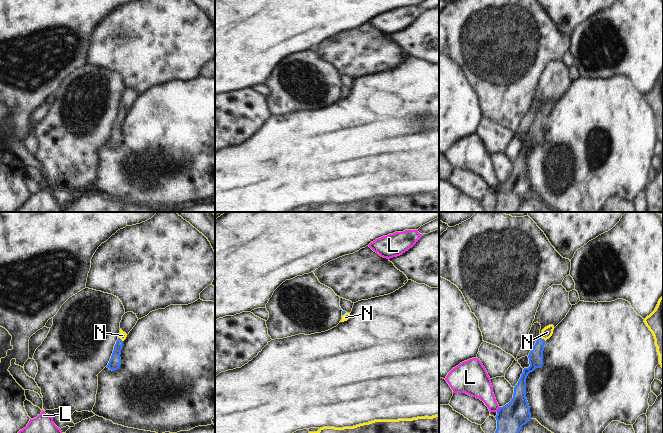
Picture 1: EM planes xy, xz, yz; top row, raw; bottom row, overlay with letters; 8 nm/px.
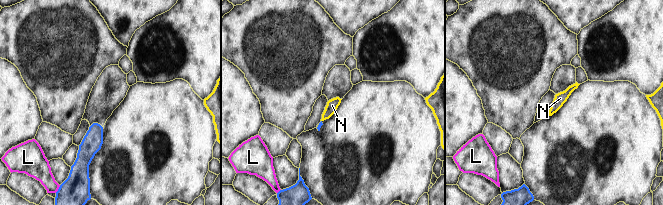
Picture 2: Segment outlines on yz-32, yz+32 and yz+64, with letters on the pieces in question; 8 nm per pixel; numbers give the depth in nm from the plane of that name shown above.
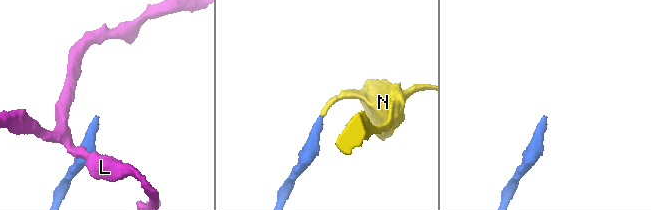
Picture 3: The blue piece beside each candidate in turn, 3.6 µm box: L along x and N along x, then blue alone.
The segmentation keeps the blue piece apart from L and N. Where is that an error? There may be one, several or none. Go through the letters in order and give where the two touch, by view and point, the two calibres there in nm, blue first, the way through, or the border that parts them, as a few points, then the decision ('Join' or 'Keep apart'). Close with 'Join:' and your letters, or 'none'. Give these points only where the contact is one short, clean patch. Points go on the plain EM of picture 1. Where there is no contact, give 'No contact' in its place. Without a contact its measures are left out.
L: Touches blue at yz (498, 185). Thickness 220 nm (blue) against 200 nm. Boundary: yz (500, 183), (496, 187). Keep apart
N: Touches blue at yz (541, 114). Thickness 120 nm (blue) against 90 nm. Path across: yz (535, 132), (541, 114), (547, 108). Join
Join: N.

